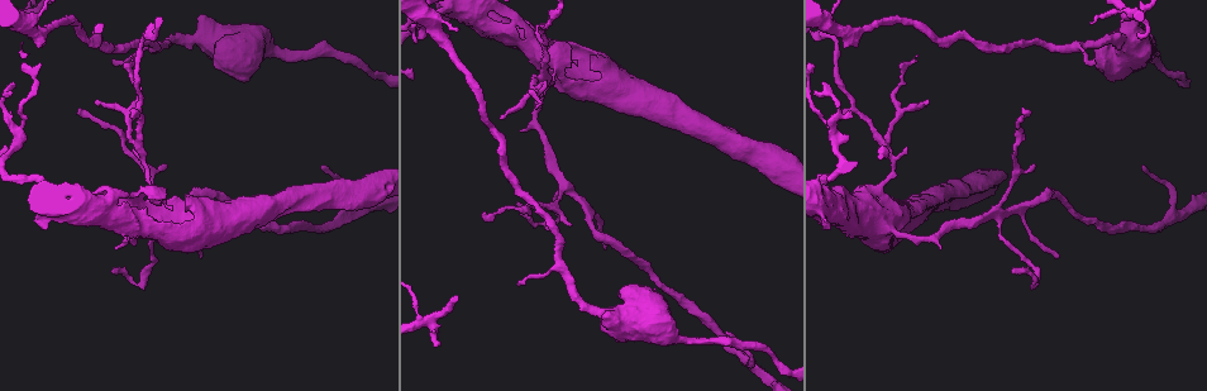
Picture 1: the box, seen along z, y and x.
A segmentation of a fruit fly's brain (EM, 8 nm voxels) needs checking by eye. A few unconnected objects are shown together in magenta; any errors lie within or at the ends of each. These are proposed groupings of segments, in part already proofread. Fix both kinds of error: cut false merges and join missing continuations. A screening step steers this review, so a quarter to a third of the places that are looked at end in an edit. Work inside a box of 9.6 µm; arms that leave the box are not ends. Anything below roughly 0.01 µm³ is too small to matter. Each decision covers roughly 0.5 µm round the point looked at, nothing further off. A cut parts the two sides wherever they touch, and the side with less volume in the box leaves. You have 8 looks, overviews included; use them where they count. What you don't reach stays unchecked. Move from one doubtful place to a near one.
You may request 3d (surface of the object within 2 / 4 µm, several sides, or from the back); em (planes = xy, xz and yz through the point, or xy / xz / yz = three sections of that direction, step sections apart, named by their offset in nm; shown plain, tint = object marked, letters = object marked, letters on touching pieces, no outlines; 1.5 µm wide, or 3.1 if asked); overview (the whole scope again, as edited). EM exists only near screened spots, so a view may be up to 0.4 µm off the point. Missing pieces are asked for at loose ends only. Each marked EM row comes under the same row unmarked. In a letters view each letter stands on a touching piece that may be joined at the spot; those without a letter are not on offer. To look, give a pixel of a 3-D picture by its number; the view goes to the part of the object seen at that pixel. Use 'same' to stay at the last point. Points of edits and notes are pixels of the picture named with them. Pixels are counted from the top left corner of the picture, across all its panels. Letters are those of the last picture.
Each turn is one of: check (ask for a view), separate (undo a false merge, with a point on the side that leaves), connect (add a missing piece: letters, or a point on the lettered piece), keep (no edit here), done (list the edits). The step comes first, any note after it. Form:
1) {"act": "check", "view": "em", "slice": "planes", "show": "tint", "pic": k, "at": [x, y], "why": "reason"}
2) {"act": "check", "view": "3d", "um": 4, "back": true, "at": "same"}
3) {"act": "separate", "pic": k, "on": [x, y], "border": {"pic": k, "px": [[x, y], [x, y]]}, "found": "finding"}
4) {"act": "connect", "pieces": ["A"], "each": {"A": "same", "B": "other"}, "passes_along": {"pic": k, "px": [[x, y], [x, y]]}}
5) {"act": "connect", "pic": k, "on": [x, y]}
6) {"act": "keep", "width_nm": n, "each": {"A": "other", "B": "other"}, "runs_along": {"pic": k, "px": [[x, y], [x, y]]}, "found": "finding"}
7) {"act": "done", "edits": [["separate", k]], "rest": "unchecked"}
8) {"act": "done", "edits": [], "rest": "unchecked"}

{"act": "check", "view": "3d", "um": 4, "pic": 1, "at": [508, 205], "why": "narrows sharply"}

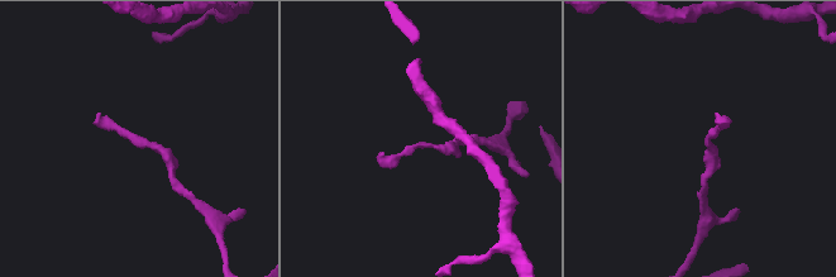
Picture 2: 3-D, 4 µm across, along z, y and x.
{"act": "check", "view": "em", "slice": "planes", "show": "tint", "pic": 2, "at": [424, 147]}

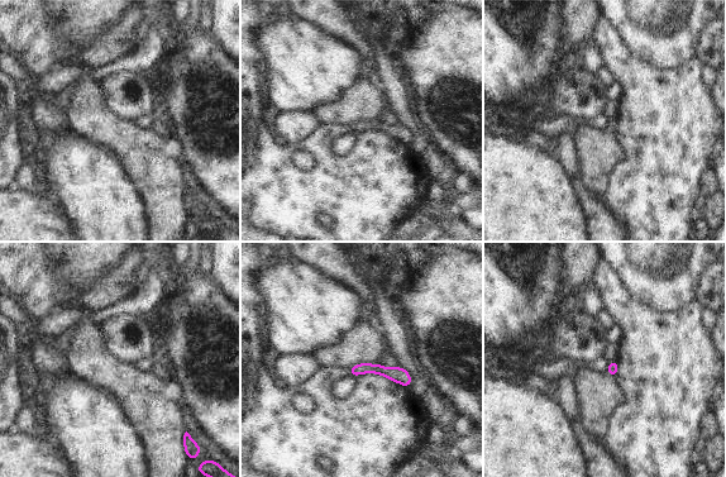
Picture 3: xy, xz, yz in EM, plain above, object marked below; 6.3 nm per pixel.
{"act": "check", "view": "em", "slice": "planes", "show": "letters", "at": "same"}

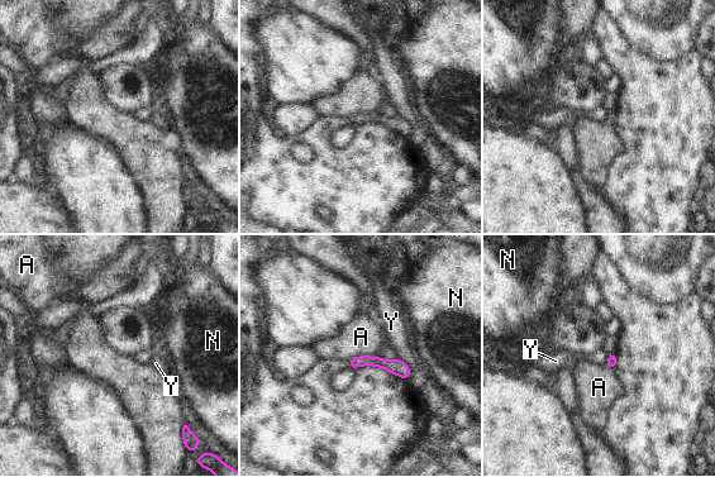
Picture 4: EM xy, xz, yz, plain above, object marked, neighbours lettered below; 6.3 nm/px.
{"act": "keep", "each": {"A": "other", "N": "other", "Y": "other"}, "border": {"pic": 4, "px": [[376, 354], [356, 356], [347, 362]]}, "found": "continuous, no second neuron"}

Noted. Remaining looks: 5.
{"act": "check", "view": "em", "slice": "planes", "show": "letters", "pic": 1, "at": [926, 103], "why": "branch stops here"}

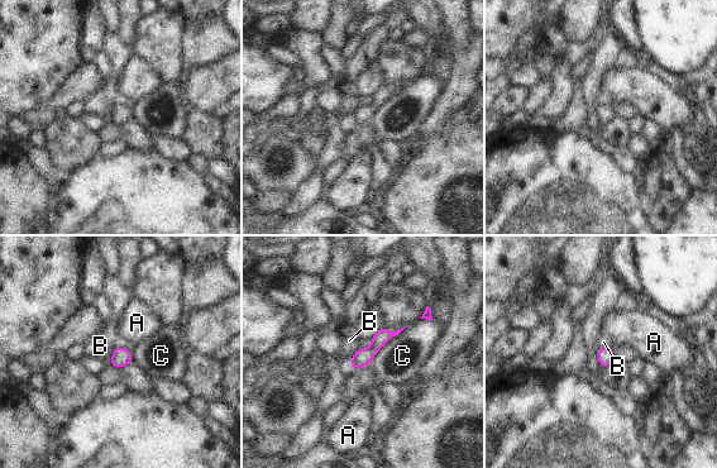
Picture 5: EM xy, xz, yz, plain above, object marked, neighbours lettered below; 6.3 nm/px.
{"act": "keep", "longest_contact_nm": ["C", 340], "each": {"A": "other", "B": "other", "C": "other"}, "runs_along": {"pic": 5, "px": [[390, 334], [353, 363]]}, "found": "none of them fits"}

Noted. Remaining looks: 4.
{"act": "check", "view": "em", "slice": "planes", "show": "letters", "pic": 1, "at": [544, 75], "why": "three arms meet"}

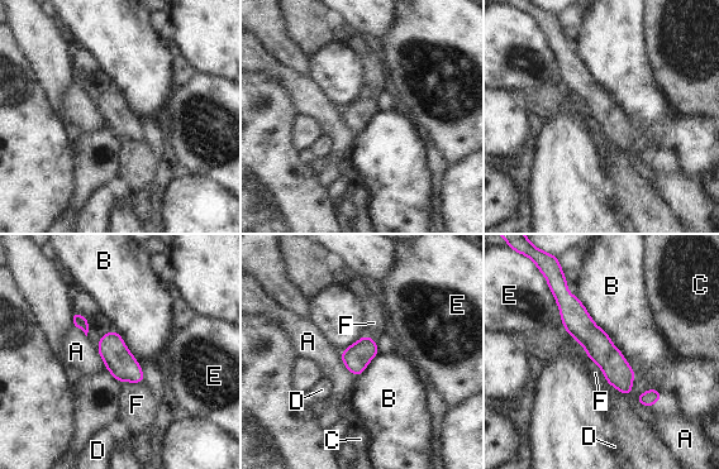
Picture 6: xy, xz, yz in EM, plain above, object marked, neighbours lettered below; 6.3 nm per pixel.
{"act": "keep", "each": {"A": "other", "B": "other", "C": "other", "D": "other", "E": "other", "F": "other"}, "runs_along": {"pic": 6, "px": [[562, 293], [627, 391]]}, "found": "one neuron here"}

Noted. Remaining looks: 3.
{"act": "done", "edits": [], "rest": "unchecked"}

